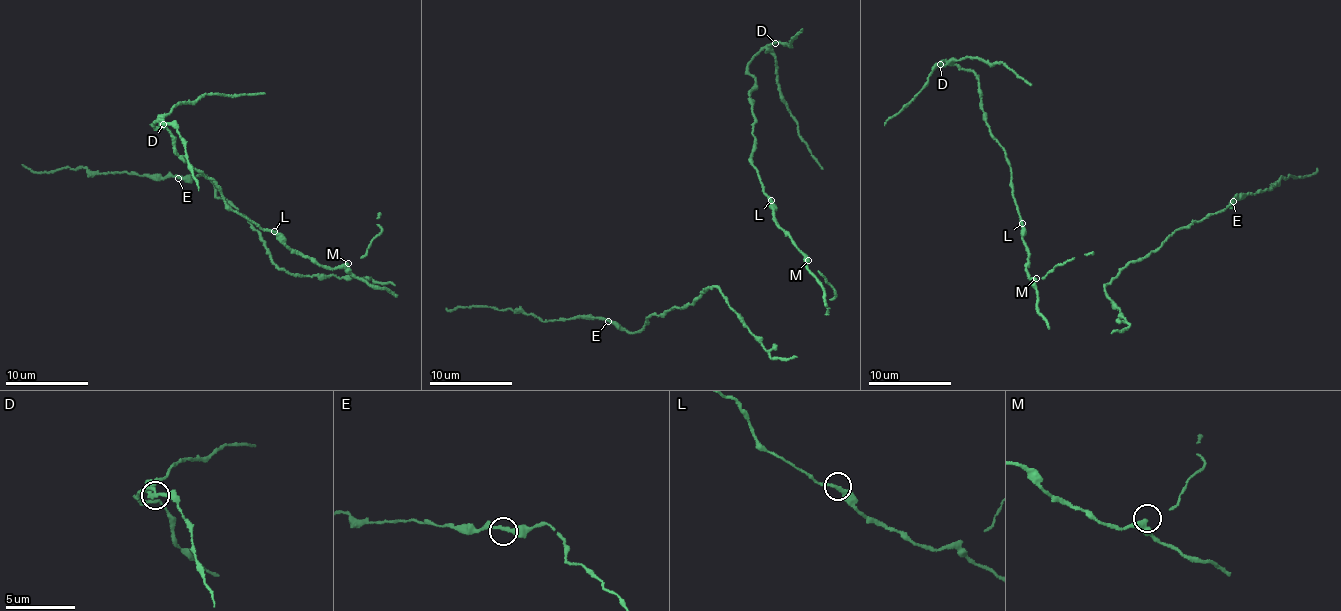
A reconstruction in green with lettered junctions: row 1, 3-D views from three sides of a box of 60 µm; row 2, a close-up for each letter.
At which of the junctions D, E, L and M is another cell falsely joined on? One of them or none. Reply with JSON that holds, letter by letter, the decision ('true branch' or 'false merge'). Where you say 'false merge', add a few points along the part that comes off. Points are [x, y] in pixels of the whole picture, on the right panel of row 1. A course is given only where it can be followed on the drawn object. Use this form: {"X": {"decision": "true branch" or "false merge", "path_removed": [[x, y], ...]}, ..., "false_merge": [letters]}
{"D": {"decision": "false merge", "path_removed": [[940, 64], [968, 56], [1000, 62], [1031, 85]]}, "E": {"decision": "true branch"}, "L": {"decision": "true branch"}, "M": {"decision": "true branch"}, "false_merge": ["D"]}

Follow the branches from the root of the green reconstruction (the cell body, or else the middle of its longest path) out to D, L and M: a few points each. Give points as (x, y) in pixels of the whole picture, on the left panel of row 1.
D: (396, 297), (303, 257), (230, 208), (218, 183), (176, 153), (175, 136), (150, 126), (164, 123)
L: (396, 297), (341, 268), (328, 269), (303, 257), (284, 244), (284, 238), (274, 231)
M: (396, 297), (350, 271), (348, 263)

